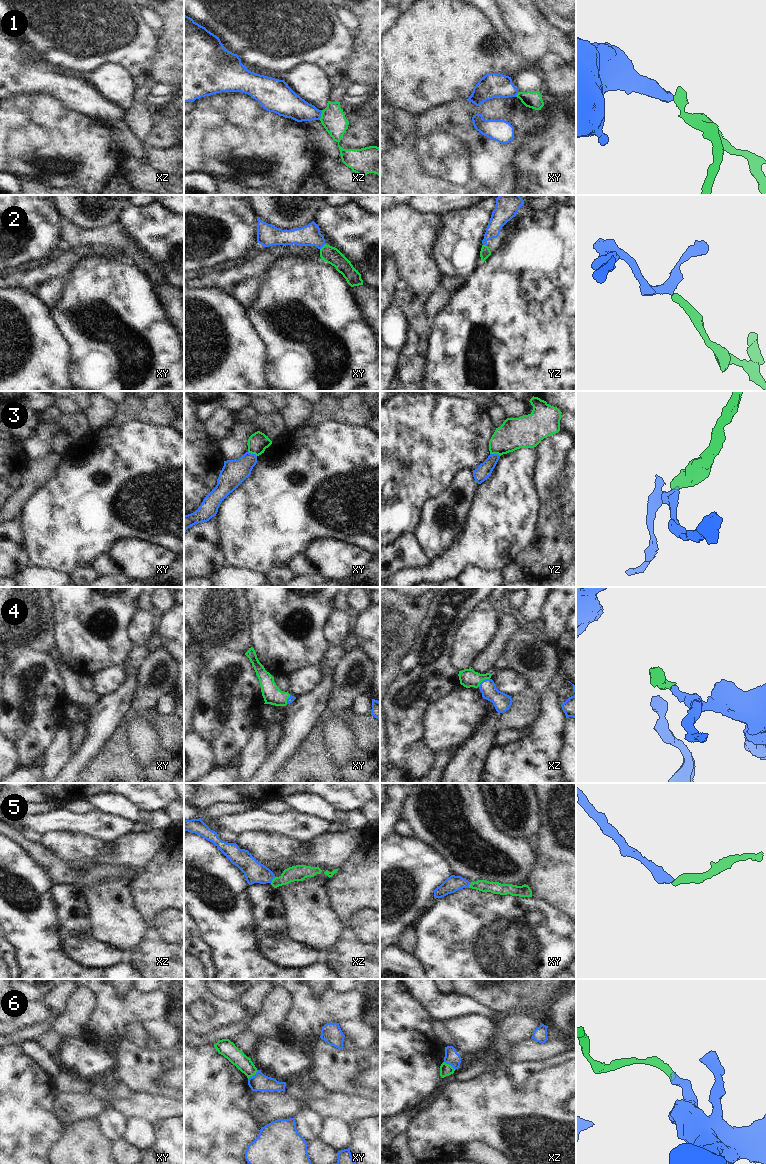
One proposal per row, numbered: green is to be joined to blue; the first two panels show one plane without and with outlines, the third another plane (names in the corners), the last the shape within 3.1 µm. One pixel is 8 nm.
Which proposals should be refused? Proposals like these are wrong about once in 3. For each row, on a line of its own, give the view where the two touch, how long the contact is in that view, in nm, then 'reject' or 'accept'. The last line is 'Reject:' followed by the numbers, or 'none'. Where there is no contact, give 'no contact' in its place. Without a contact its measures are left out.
1: meets blue in xz; contact 80 nm long; reject
2: meets blue in xy; contact 60 nm long; accept
3: meets blue in yz; contact 80 nm long; reject
4: meets blue in xz; contact 120 nm long; accept
5: meets blue in xz; contact 60 nm long; accept
6: meets blue in xy; contact 110 nm long; reject
Reject: 1, 3, 6

